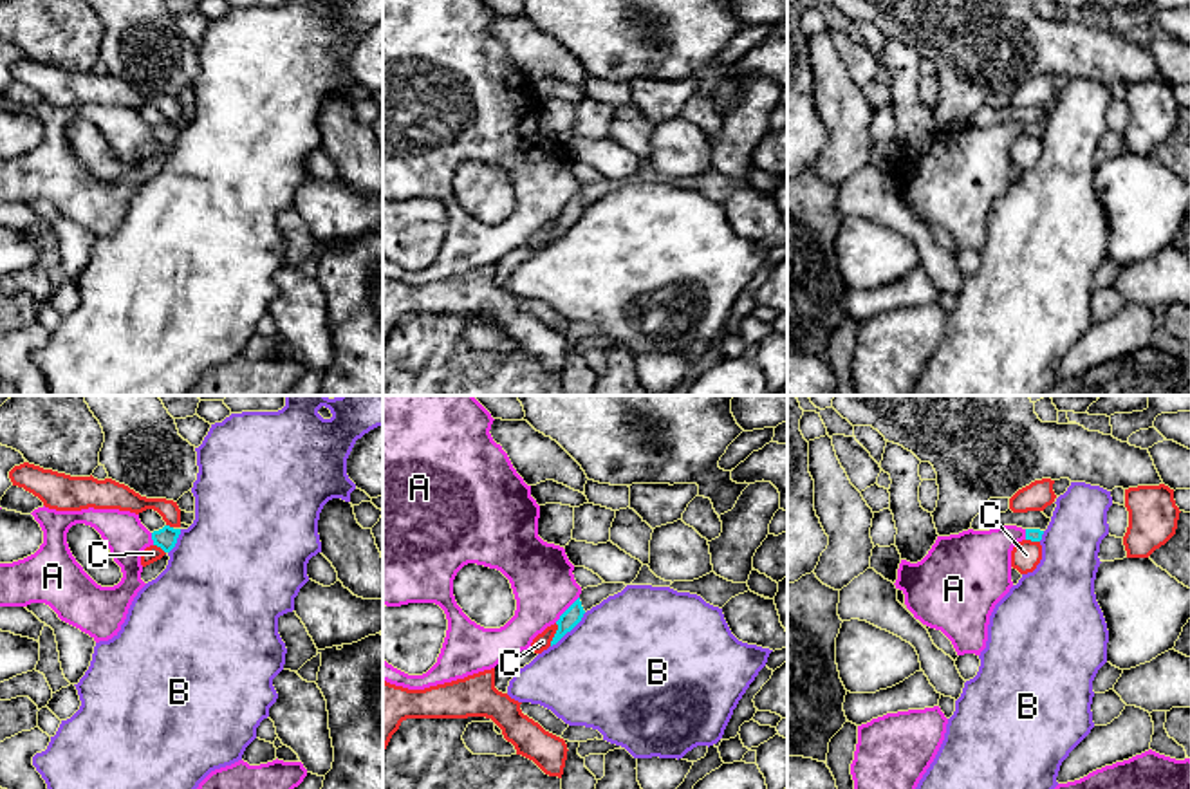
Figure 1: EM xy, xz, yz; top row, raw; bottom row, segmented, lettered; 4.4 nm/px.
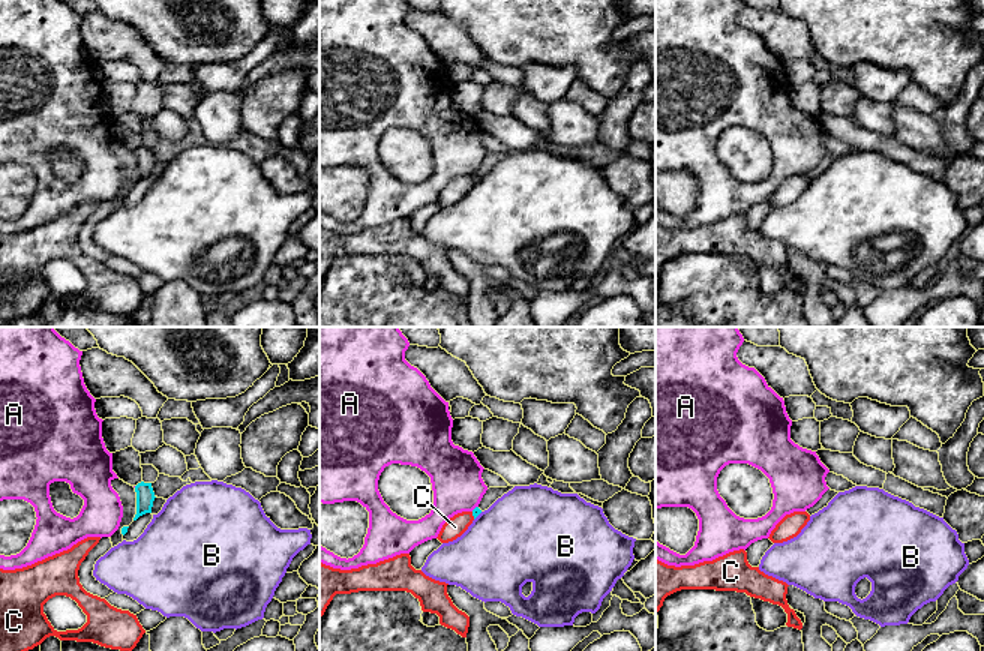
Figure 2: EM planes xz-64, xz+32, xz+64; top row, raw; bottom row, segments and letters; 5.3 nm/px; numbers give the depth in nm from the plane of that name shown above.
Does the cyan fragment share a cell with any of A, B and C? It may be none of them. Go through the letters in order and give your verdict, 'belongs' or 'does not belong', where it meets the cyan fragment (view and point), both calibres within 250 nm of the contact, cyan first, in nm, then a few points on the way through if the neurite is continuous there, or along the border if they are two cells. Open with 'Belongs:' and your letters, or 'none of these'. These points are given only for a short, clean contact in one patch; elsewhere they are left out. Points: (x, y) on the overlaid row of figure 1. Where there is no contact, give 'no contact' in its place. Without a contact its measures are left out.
Belongs: none of these
A: does not belong | xz (567, 609) | 80/280 nm | along xz (578, 596), (555, 621)
B: does not belong | xz (569, 631) | 80/500 nm | along xz (585, 612), (551, 647)
C: does not belong | xz (555, 634) | 80/80 nm | along xz (557, 623), (557, 632), (549, 645)

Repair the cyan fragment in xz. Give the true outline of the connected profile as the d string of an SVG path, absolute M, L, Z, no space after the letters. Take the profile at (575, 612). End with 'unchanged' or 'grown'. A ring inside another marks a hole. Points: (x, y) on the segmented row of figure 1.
M578 598L556 621L558 630L551 641L551 646L556 645L567 632L571 632L581 621L583 614L585 610Z; unchanged

